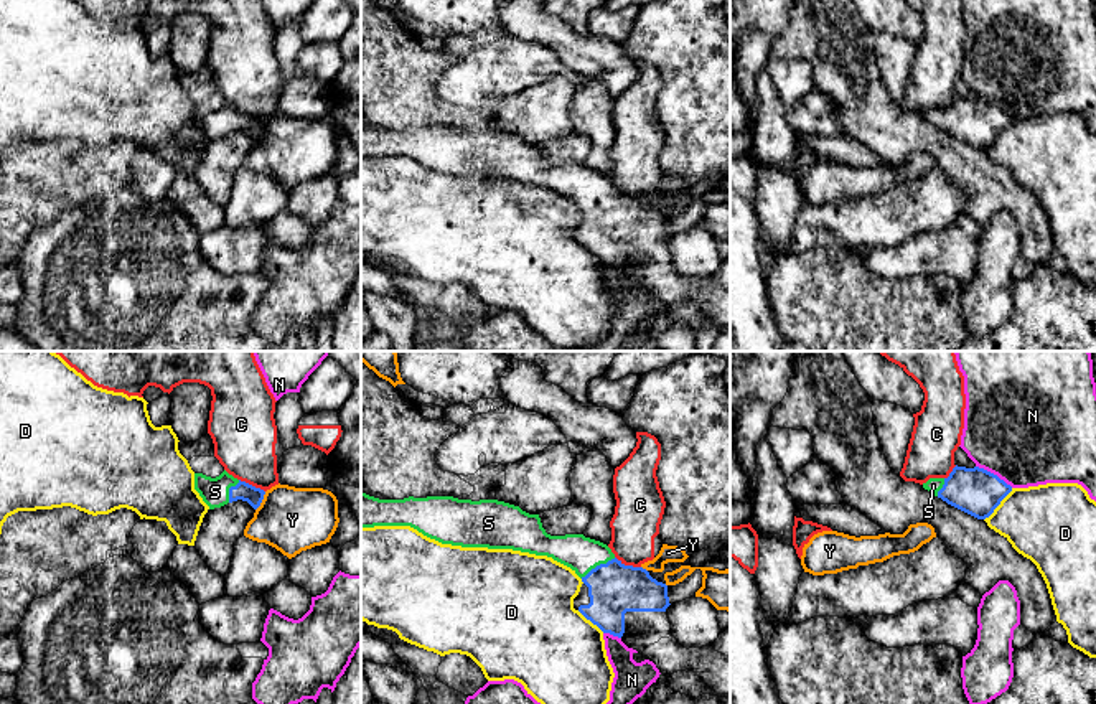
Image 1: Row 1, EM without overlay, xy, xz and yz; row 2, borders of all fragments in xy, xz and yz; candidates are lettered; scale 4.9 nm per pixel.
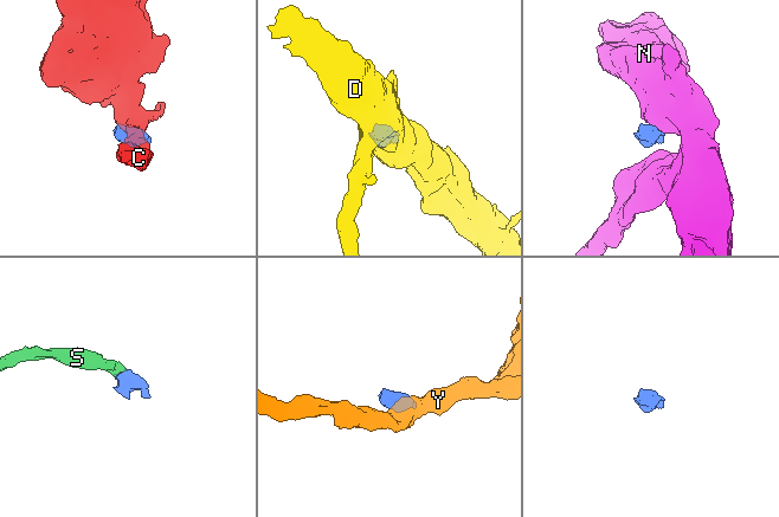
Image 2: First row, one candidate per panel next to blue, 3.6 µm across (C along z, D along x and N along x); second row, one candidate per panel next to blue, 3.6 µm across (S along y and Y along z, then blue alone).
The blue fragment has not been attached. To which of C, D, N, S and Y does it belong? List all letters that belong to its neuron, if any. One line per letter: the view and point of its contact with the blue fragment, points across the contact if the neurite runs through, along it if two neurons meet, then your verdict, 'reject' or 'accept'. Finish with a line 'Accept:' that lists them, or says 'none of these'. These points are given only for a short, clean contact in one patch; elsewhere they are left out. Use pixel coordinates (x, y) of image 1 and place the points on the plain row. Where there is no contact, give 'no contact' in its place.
C: contact xz (628, 197); border xz (615, 187), (625, 195), (640, 198); reject
D: contact yz (999, 134); border yz (1012, 119), (984, 150); reject
N: contact yz (992, 104); border yz (976, 96), (996, 104), (1012, 117); reject
S: contact xz (597, 197); way xz (613, 220), (597, 197), (582, 185); accept
Y: contact xy (261, 132); border xy (266, 122), (256, 140); reject
Accept: S

